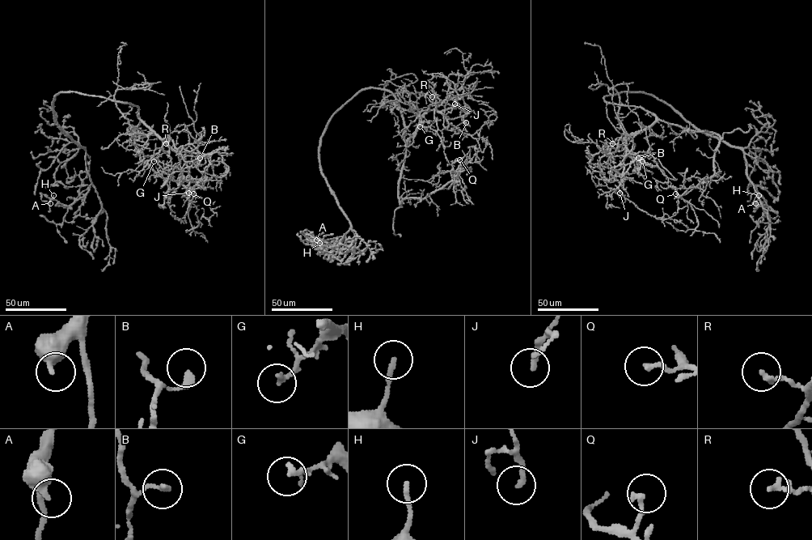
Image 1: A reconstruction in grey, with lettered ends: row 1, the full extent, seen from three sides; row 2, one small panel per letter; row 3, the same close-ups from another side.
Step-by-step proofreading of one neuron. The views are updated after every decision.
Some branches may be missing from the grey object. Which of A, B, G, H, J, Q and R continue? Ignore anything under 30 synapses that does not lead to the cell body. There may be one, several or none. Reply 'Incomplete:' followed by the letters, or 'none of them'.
Incomplete: none of them

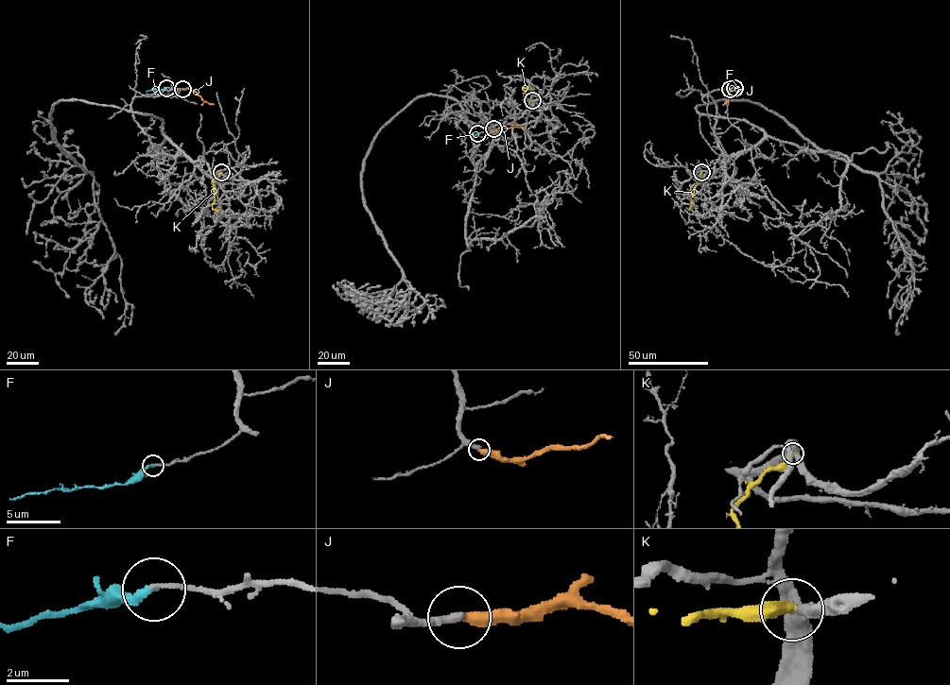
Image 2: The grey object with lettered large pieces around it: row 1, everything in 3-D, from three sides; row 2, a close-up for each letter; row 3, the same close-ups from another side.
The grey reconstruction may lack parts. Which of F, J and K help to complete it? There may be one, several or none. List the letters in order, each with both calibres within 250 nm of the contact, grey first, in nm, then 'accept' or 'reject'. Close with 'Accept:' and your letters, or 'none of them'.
F: calibres 150 and 220 nm; reject
J: calibres 280 and 400 nm; accept
K: calibres 400 and 400 nm; reject
Accept: J

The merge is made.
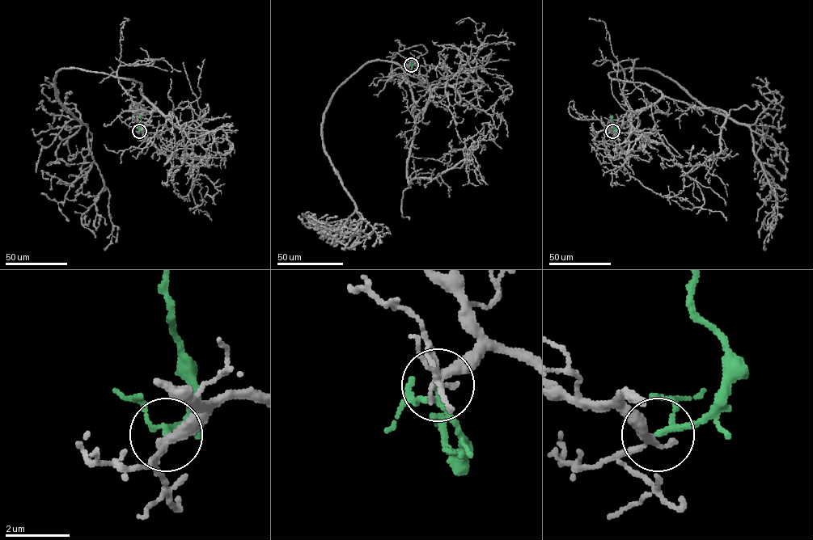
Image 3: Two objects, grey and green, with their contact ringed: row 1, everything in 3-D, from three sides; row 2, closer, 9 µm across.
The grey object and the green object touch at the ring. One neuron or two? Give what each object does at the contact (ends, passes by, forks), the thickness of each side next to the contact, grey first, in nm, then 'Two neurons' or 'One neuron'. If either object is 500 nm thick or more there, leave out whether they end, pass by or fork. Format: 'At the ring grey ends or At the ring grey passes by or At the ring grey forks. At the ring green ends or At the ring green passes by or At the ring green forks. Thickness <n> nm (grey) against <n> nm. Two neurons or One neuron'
At the ring grey passes by. At the ring green passes by. Thickness 280 nm (grey) against 150 nm. One neuron

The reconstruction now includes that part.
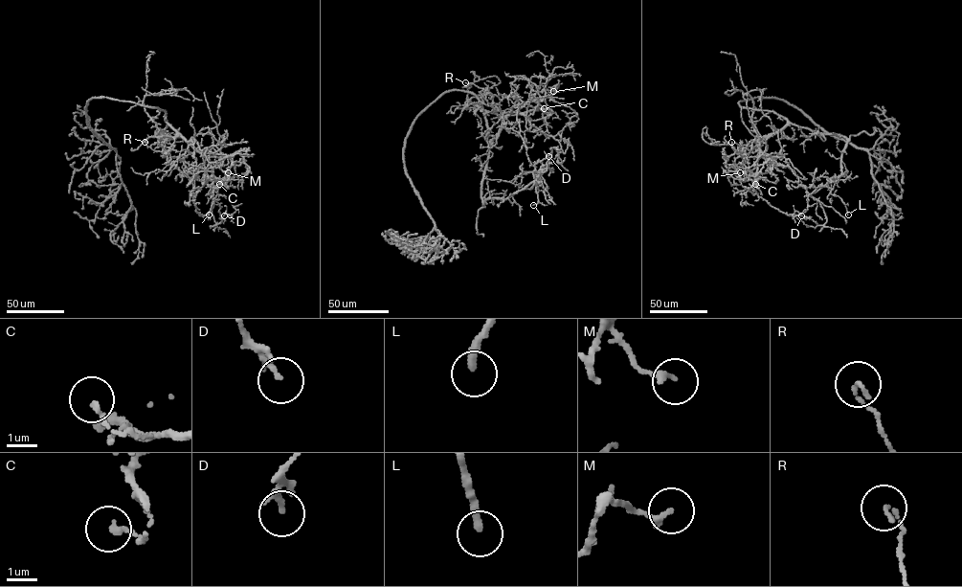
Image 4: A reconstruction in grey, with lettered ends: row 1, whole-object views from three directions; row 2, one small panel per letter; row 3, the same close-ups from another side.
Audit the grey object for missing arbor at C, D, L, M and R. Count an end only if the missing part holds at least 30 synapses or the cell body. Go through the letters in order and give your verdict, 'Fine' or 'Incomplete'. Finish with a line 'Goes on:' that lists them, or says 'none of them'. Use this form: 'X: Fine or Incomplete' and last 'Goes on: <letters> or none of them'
C: Fine
D: Fine
L: Fine
M: Fine
R: Fine
Goes on: none of them

